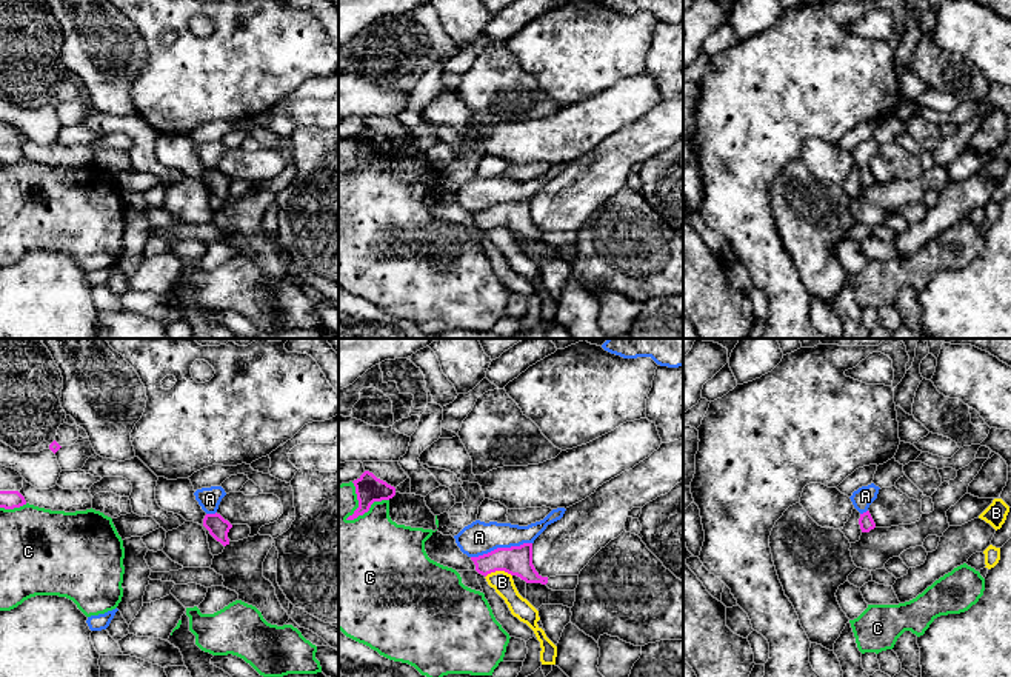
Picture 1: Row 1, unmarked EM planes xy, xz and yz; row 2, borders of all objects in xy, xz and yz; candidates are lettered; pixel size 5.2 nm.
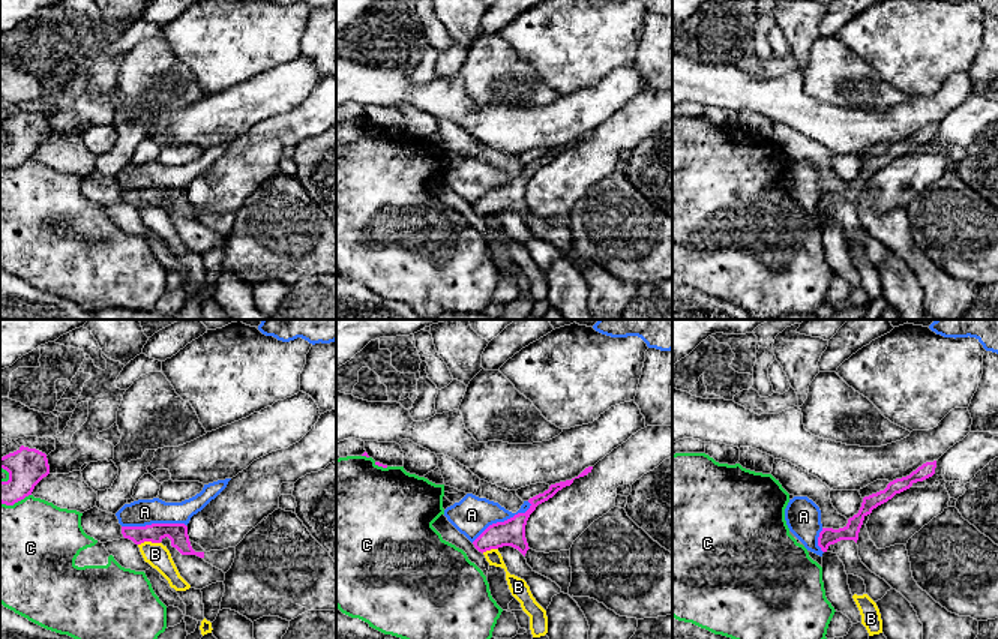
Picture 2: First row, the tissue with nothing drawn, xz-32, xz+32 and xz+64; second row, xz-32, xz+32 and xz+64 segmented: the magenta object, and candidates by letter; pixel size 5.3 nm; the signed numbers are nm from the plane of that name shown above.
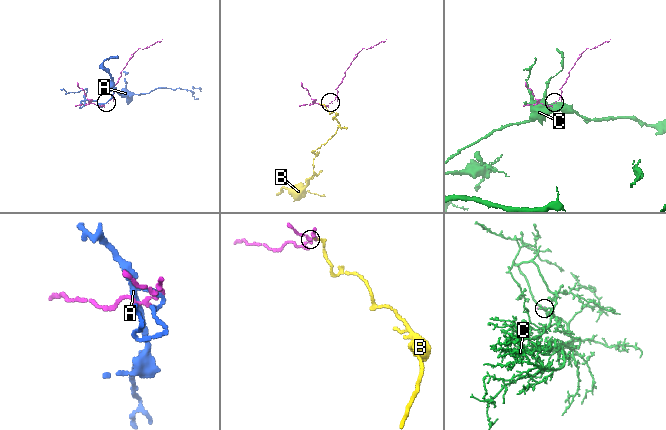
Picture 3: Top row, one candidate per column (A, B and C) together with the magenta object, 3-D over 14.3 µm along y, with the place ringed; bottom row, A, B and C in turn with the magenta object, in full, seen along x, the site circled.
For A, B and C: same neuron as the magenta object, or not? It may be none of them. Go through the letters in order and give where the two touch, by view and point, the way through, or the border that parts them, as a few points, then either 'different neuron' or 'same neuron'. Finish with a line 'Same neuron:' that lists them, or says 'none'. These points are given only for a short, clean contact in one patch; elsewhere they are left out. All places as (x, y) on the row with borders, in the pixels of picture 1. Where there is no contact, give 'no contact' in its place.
A: meets magenta in xz at (500, 548); same neuron
B: meets magenta in xz at (497, 570); different neuron
C: meets magenta in xz at (367, 511); different neuron
Same neuron: A

